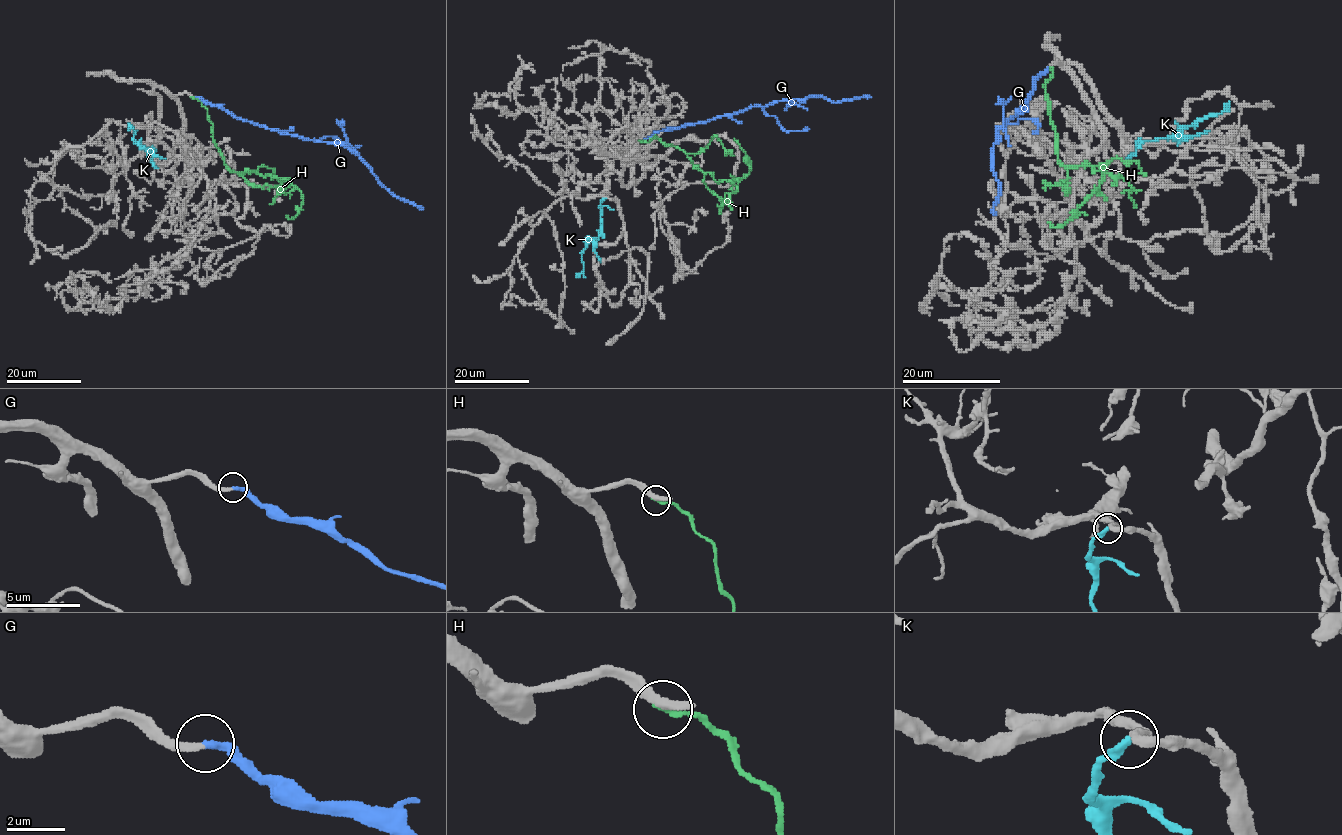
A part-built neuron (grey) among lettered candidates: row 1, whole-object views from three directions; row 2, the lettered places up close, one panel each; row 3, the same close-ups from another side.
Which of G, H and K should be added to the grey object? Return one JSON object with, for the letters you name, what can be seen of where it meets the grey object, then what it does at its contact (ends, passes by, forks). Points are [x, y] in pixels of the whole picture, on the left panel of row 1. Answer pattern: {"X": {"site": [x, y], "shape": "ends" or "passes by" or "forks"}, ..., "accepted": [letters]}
{"G": {"site": [196, 96], "shape": "ends"}, "accepted": ["G"]}

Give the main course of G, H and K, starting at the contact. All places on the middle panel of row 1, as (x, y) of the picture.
G: (644, 138), (778, 101), (809, 96), (824, 96), (837, 102), (870, 97)
H: (640, 140), (648, 141), (654, 136), (676, 146), (716, 182), (739, 180), (749, 171), (745, 153), (734, 139)
K: (605, 198), (600, 204), (602, 233), (594, 241), (587, 239), (582, 251), (584, 269), (576, 277)

